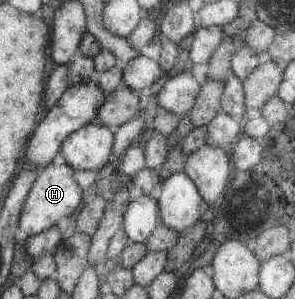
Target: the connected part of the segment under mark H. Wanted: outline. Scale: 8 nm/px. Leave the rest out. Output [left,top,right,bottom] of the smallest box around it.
[18,162,86,238]

